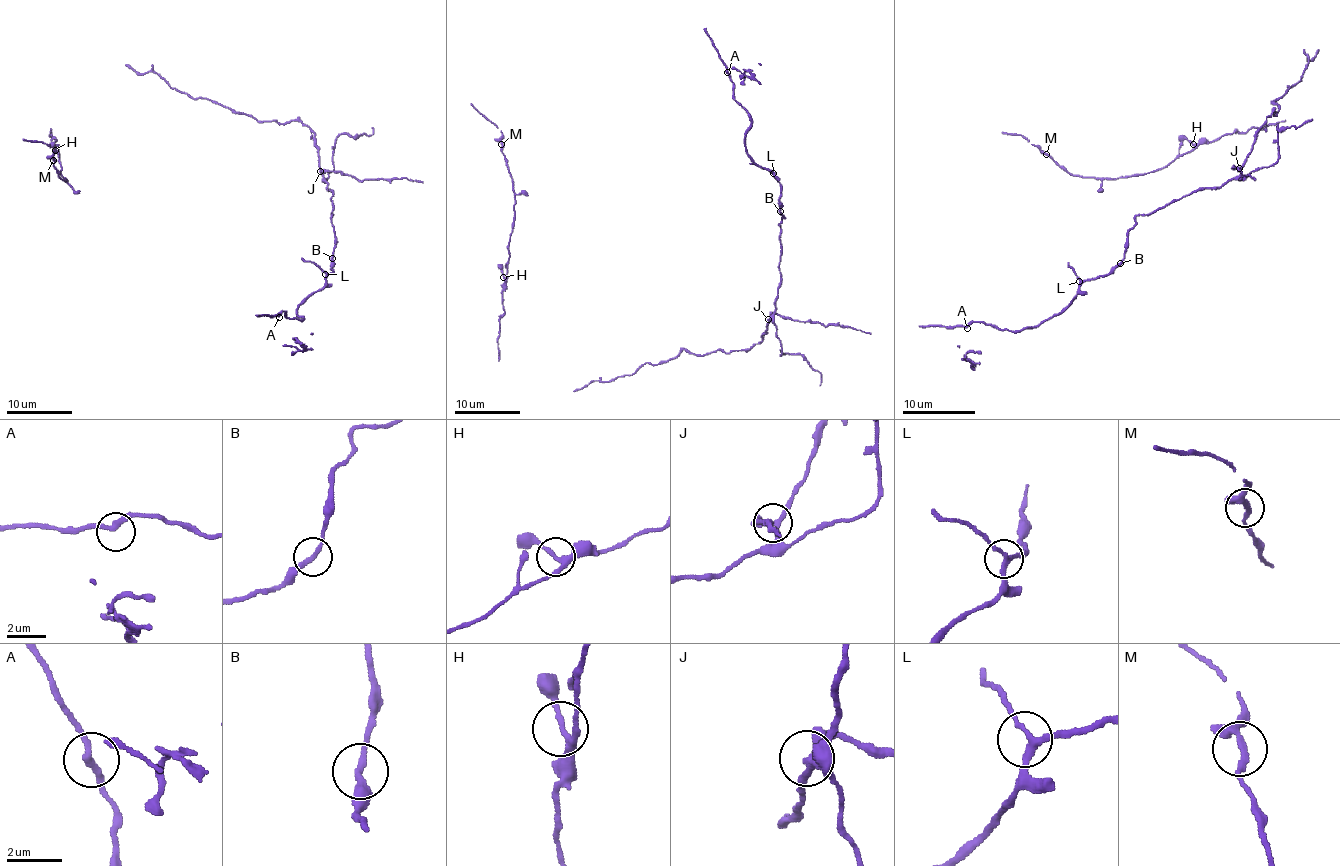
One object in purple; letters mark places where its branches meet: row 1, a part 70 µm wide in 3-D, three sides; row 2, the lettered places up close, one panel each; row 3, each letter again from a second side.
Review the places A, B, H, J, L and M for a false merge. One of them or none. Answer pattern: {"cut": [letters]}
{"cut": ["J"]}

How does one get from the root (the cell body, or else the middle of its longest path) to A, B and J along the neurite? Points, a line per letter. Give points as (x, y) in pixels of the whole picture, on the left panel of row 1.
A: (238, 114), (301, 120), (332, 192), (332, 273), (299, 304), (301, 320), (279, 317)
B: (238, 114), (261, 122), (301, 120), (314, 133), (319, 168), (332, 192), (335, 238), (332, 258)
J: (238, 114), (252, 115), (261, 122), (276, 120), (283, 123), (301, 120), (314, 133), (320, 171)

